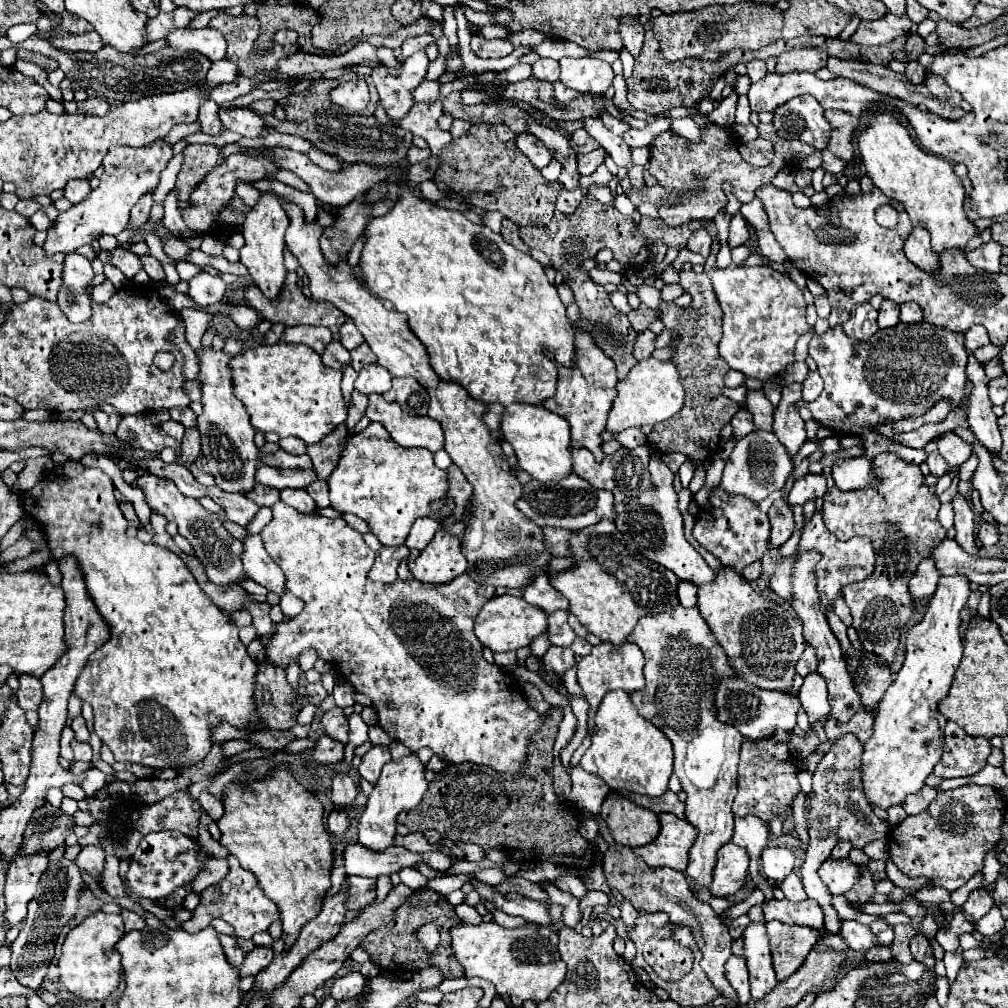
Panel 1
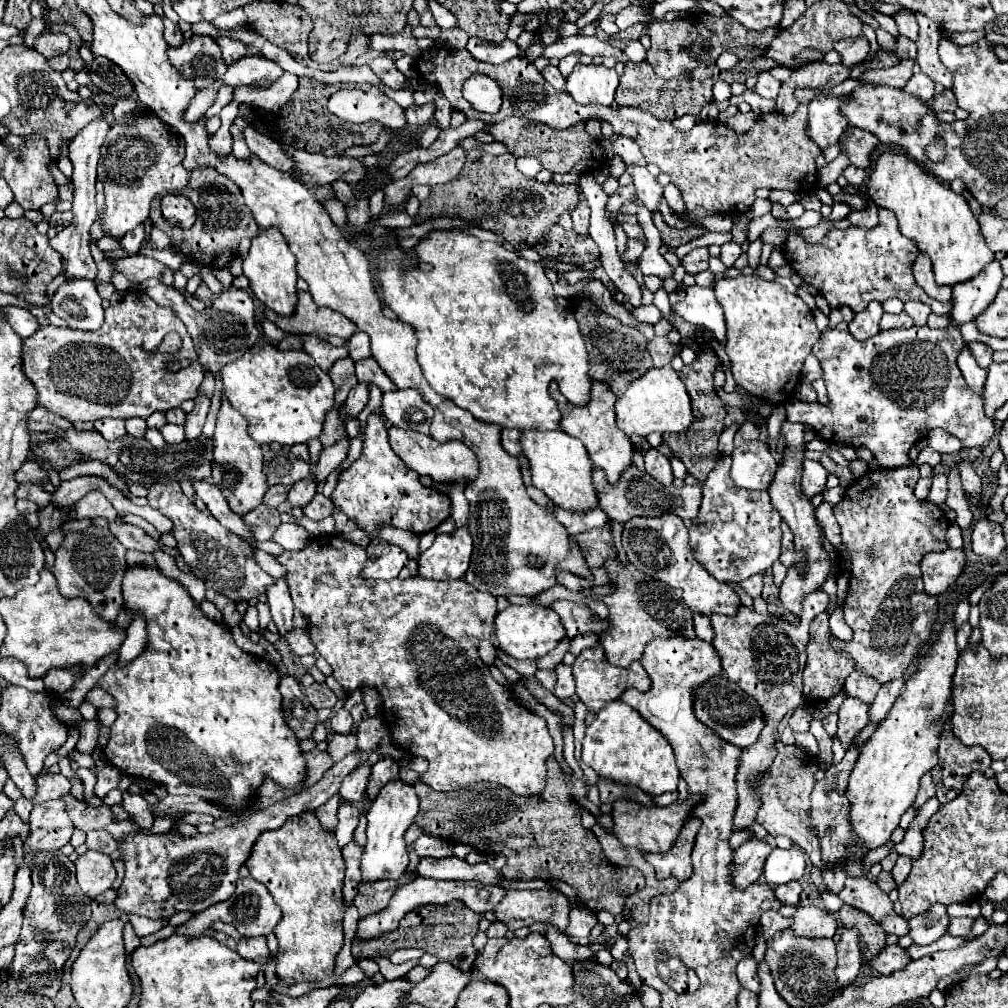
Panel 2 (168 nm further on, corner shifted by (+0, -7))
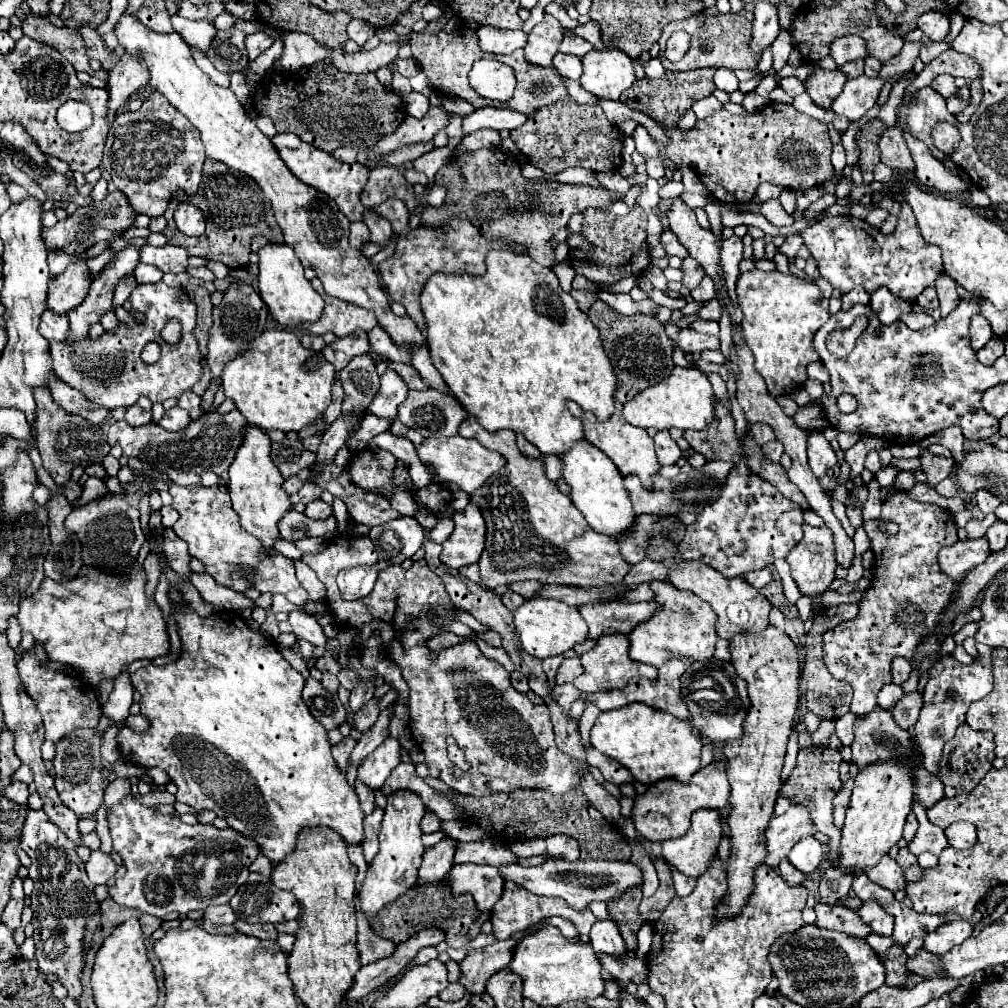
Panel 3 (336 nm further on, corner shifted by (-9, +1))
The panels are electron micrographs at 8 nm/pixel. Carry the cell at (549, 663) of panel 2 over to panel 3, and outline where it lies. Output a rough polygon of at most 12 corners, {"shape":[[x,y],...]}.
{"shape":[[562,654],[542,660],[550,684],[554,676],[558,666],[564,660]]}

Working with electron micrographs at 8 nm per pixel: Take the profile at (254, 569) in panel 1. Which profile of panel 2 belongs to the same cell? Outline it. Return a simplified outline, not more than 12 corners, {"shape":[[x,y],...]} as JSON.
{"shape":[[285,580],[267,590],[279,634],[293,630],[293,602]]}

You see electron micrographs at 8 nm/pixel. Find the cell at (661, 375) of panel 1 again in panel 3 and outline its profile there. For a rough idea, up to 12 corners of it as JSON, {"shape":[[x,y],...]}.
{"shape":[[676,366],[626,402],[632,426],[702,430],[714,418],[706,374]]}

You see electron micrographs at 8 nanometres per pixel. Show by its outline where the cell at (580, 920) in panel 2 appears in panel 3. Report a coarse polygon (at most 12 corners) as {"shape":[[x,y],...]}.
{"shape":[[598,920],[590,944],[598,954],[622,956],[624,940],[612,920]]}

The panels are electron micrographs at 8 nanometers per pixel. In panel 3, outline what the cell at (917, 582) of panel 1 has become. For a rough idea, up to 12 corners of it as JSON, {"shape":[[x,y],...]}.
{"shape":[[968,538],[938,552],[954,582],[988,558],[986,538]]}

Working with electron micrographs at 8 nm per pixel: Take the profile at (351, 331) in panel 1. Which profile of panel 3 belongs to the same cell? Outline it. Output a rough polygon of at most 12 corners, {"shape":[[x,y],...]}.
{"shape":[[380,326],[368,332],[374,356],[406,362],[406,348],[398,348]]}

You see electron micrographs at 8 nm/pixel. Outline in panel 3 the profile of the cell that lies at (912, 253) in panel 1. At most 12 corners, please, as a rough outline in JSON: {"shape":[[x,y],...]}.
{"shape":[[946,272],[936,278],[942,316],[958,304],[956,284]]}

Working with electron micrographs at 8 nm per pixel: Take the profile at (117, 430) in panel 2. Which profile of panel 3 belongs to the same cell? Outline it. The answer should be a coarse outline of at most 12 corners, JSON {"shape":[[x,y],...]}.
{"shape":[[138,404],[126,408],[124,420],[130,426],[152,422],[152,412]]}

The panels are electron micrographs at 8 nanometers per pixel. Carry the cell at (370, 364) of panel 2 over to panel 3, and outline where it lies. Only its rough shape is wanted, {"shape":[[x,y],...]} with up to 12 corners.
{"shape":[[386,362],[390,370],[406,382],[412,390],[428,388],[410,368],[402,362]]}

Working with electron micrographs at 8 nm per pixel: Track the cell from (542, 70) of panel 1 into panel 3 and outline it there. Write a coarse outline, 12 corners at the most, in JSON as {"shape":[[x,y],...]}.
{"shape":[[556,54],[554,68],[568,80],[578,80],[582,64],[578,56]]}

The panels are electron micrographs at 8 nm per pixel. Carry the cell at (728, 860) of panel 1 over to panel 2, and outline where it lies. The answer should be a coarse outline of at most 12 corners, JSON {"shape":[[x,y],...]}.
{"shape":[[751,838],[733,852],[733,884],[759,880],[771,844]]}

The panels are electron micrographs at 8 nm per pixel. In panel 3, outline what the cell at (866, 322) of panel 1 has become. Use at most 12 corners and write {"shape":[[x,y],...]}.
{"shape":[[878,288],[870,308],[884,326],[910,312],[910,302]]}

